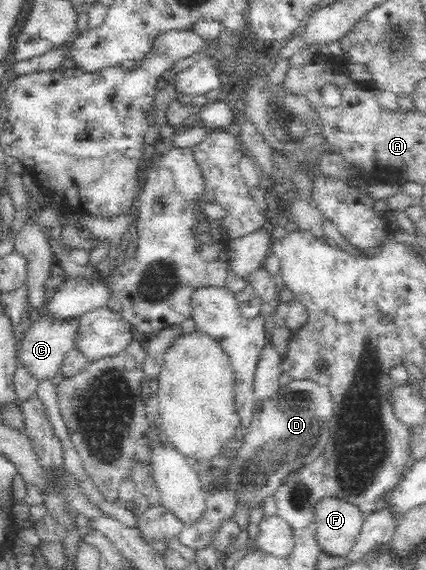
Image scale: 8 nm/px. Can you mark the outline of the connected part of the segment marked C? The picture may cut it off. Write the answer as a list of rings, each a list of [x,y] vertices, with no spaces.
[[[50,320],[28,323],[18,342],[17,359],[35,380],[52,380],[63,362],[63,356],[73,349],[77,322],[54,324]]]

